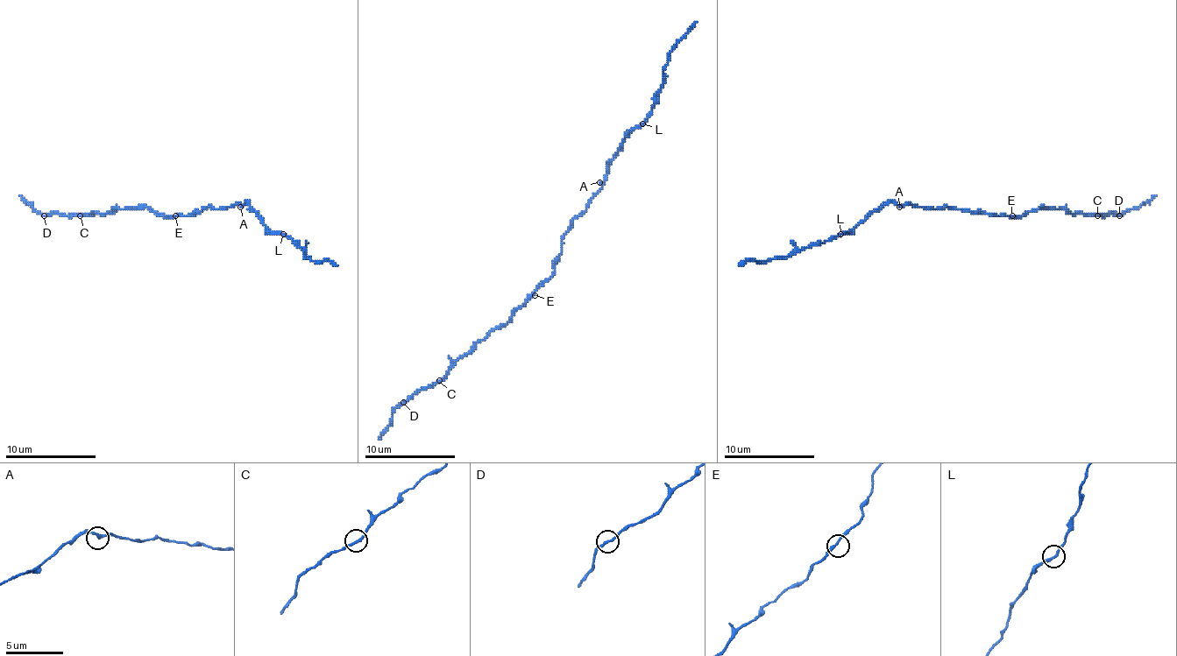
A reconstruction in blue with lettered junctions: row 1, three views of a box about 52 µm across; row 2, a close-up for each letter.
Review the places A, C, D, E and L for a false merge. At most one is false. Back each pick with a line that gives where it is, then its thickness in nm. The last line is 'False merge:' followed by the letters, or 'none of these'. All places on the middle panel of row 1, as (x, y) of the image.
False merge: none of these

